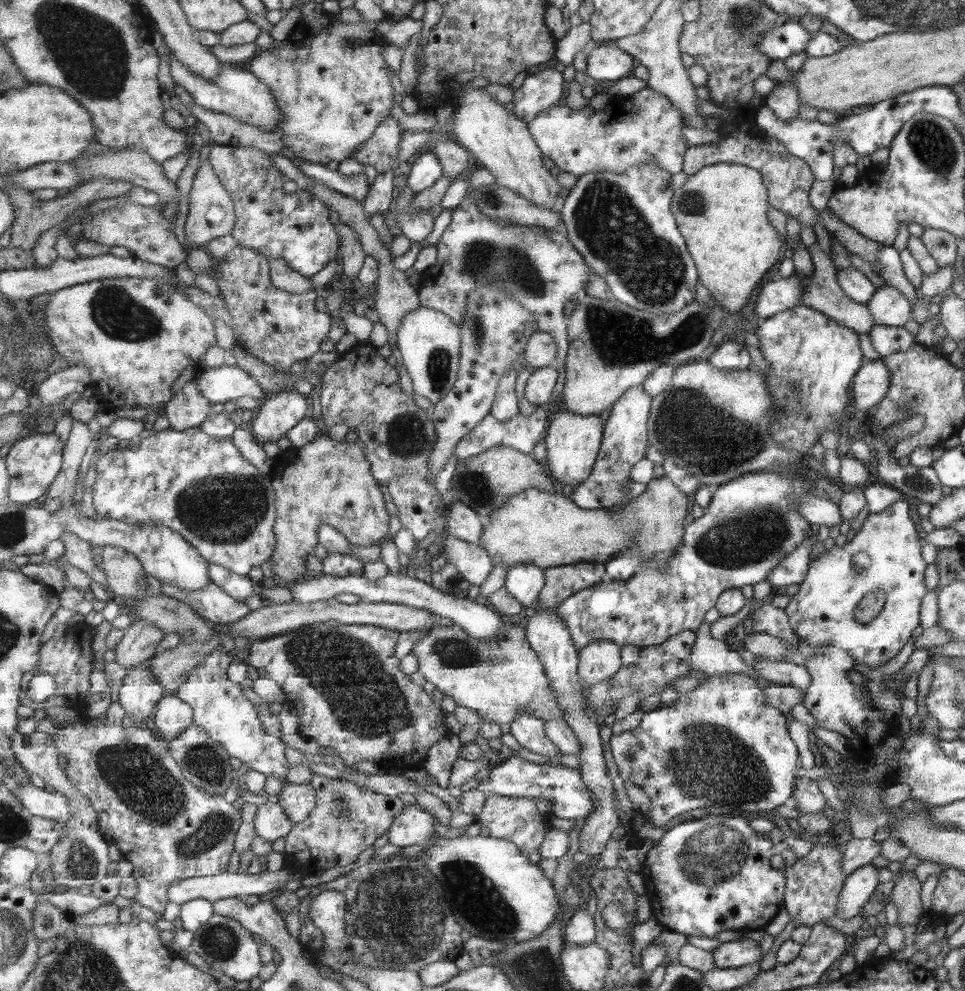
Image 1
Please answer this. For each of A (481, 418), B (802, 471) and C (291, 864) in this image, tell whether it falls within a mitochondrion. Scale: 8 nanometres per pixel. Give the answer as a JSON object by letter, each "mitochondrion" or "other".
{"A":"other","B":"other","C":"other"}

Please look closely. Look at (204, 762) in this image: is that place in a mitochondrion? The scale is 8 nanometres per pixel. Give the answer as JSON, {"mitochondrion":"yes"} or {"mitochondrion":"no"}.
{"mitochondrion":"yes"}

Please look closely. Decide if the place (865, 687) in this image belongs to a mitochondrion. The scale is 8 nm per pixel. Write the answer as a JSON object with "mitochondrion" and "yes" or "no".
{"mitochondrion":"no"}

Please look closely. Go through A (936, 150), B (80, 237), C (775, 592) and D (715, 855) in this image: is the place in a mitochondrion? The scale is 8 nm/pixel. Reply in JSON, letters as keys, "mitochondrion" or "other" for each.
{"A":"mitochondrion","B":"other","C":"other","D":"mitochondrion"}

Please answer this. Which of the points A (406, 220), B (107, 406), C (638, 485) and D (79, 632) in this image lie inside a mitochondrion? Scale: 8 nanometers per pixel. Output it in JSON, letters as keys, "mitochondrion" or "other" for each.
{"A":"other","B":"other","C":"other","D":"other"}

